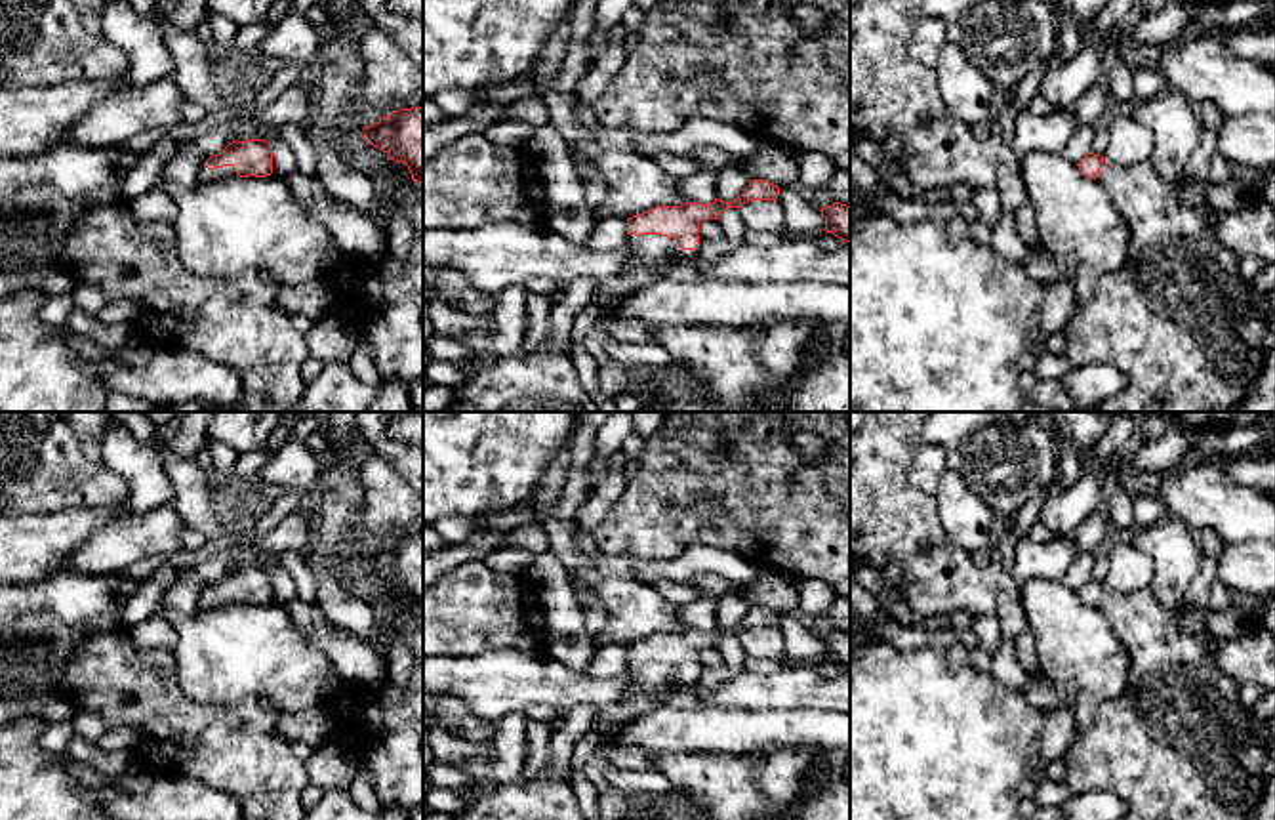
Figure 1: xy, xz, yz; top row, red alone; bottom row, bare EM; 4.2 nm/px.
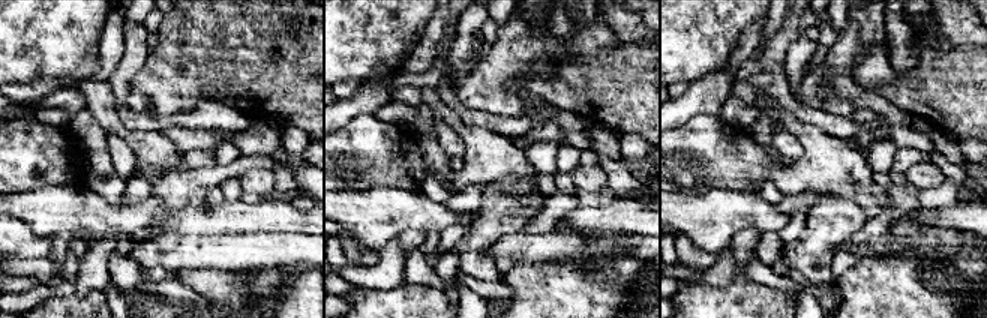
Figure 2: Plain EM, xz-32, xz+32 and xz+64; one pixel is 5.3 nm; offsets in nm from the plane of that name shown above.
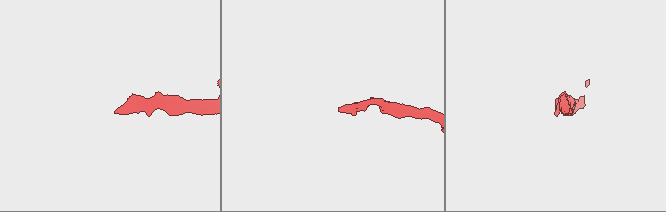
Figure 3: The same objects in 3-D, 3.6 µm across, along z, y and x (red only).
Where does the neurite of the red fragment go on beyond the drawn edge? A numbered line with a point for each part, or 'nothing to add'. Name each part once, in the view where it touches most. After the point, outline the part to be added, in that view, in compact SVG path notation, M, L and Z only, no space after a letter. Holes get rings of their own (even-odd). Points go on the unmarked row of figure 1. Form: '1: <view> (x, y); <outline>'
1: xz (650, 681); M627 662L631 687L617 704L602 707L595 725L600 732L600 746L612 767L619 770L642 772L654 769L654 757L638 748L623 748L616 742L616 732L644 713L663 706L669 690L680 681L677 667L661 662Z

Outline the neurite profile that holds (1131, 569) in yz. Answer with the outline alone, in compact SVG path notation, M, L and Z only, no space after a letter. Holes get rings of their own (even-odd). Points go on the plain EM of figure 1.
M1130 538L1109 542L1109 568L1103 589L1117 593L1147 591L1155 582L1155 563Z

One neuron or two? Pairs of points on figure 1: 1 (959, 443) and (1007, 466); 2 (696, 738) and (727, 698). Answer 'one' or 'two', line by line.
1: one
2: two

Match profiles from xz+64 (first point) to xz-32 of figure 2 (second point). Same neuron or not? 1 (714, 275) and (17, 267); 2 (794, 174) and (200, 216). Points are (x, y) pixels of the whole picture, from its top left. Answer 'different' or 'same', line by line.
1: different
2: different

